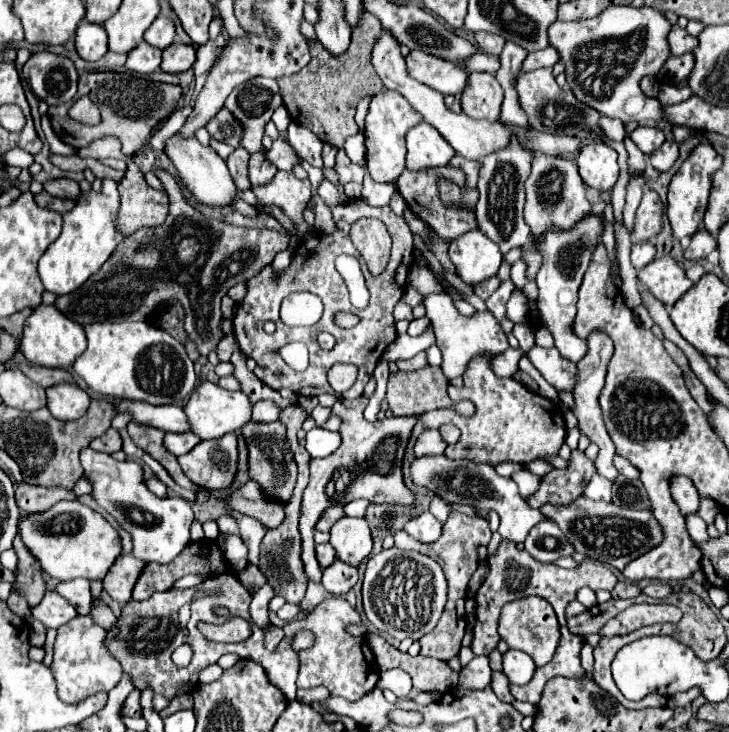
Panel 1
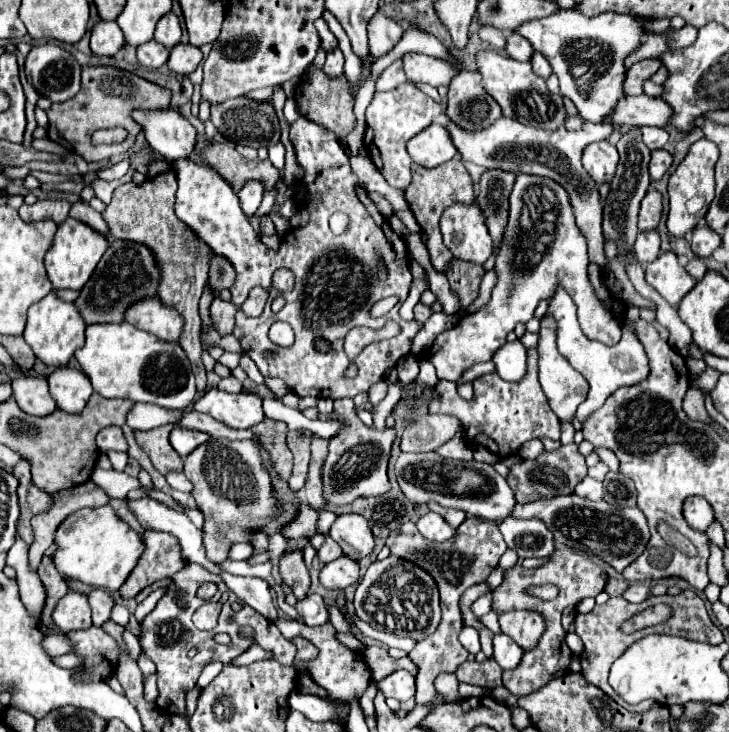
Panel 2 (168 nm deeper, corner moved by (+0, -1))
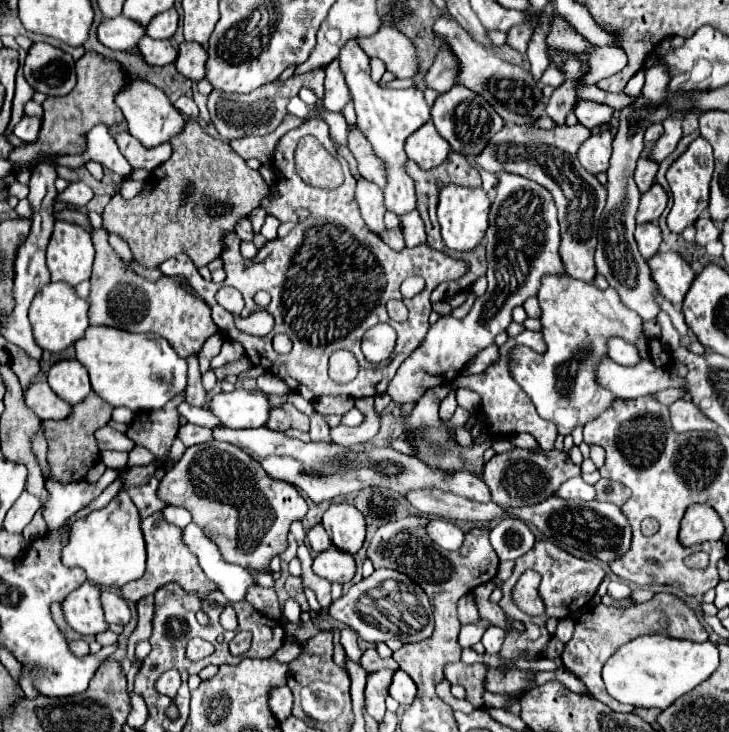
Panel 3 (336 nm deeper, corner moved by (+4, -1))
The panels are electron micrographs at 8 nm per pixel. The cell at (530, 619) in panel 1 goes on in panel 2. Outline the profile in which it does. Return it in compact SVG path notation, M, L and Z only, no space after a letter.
M512 610L500 616L500 628L524 652L530 652L538 646L538 640L546 630L546 620L536 610Z

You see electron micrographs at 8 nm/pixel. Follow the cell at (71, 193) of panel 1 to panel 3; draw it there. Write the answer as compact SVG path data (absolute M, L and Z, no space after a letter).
M104 228L94 230L92 240L96 246L96 260L90 278L90 324L114 326L126 332L154 332L166 338L178 356L198 356L206 338L216 334L218 328L212 324L208 304L196 298L188 280L184 276L162 276L160 280L150 282L120 260L120 256L108 244L108 234Z

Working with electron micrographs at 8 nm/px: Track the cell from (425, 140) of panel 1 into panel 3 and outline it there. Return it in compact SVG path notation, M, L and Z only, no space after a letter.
M422 124L412 136L406 140L406 154L414 160L422 170L430 170L440 166L448 158L450 146L448 142L436 132L434 124Z

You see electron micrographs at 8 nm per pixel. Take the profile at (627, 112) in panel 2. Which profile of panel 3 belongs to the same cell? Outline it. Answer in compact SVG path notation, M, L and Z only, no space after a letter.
M578 100L574 106L574 116L586 128L596 128L600 124L606 124L610 120L612 112L614 112L614 108L608 108L598 102L588 102L588 100Z

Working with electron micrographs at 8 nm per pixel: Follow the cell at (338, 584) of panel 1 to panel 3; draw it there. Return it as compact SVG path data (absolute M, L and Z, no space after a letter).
M330 546L328 550L320 552L312 564L314 574L326 578L328 582L350 582L356 574L354 556L348 552L340 552L338 548Z

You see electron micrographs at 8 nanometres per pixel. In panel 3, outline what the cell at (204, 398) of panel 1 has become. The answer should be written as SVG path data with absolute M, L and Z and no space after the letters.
M234 390L230 394L216 394L210 404L210 412L216 414L226 428L260 428L266 426L270 404L260 390Z

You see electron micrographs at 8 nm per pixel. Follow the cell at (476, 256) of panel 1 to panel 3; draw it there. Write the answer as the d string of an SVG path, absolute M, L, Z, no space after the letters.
M456 184L442 186L438 192L438 222L442 226L442 238L452 250L472 250L488 228L490 200L482 188L464 188Z

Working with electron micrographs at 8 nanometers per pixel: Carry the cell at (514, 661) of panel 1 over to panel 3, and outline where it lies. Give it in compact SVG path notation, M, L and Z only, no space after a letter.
M496 626L488 628L481 639L481 643L484 644L488 654L498 654L502 648L502 642L504 642L504 630L496 628Z

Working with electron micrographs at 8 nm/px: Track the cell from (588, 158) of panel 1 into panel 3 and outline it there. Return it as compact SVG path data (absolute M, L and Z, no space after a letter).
M602 130L598 134L592 134L580 146L578 160L590 174L598 174L608 170L610 154L612 154L612 134L608 130Z

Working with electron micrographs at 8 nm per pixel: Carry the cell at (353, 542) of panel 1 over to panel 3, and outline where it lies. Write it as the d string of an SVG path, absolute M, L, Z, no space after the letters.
M332 504L324 518L322 526L326 528L332 544L348 554L356 554L364 542L366 536L366 522L358 508L352 504Z

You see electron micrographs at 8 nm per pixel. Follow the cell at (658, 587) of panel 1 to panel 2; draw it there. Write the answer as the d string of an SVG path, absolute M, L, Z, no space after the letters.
M632 584L624 592L624 598L628 598L630 602L644 602L648 596L650 596L650 586L648 584Z

